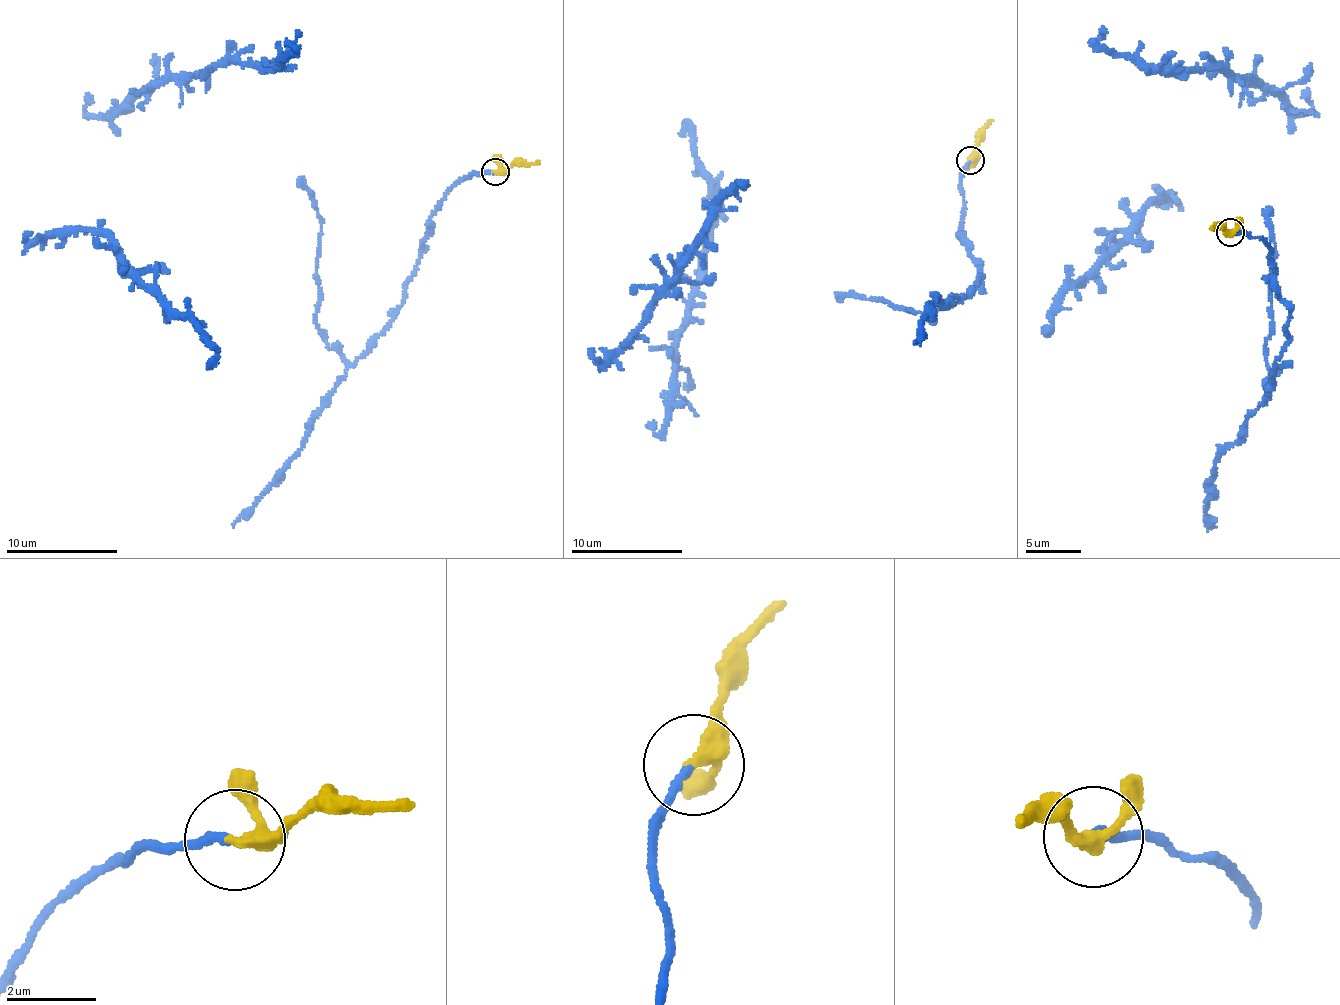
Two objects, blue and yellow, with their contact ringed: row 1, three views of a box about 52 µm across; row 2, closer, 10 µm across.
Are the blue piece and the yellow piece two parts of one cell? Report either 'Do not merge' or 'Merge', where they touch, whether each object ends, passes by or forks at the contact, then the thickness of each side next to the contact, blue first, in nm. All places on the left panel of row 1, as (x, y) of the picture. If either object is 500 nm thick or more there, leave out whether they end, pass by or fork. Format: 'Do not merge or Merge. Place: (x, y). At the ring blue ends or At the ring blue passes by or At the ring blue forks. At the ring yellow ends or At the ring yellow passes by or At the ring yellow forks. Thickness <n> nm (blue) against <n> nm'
Merge. Place: (495, 172). At the ring blue ends. At the ring yellow passes by. Thickness 180 nm (blue) against 300 nm

